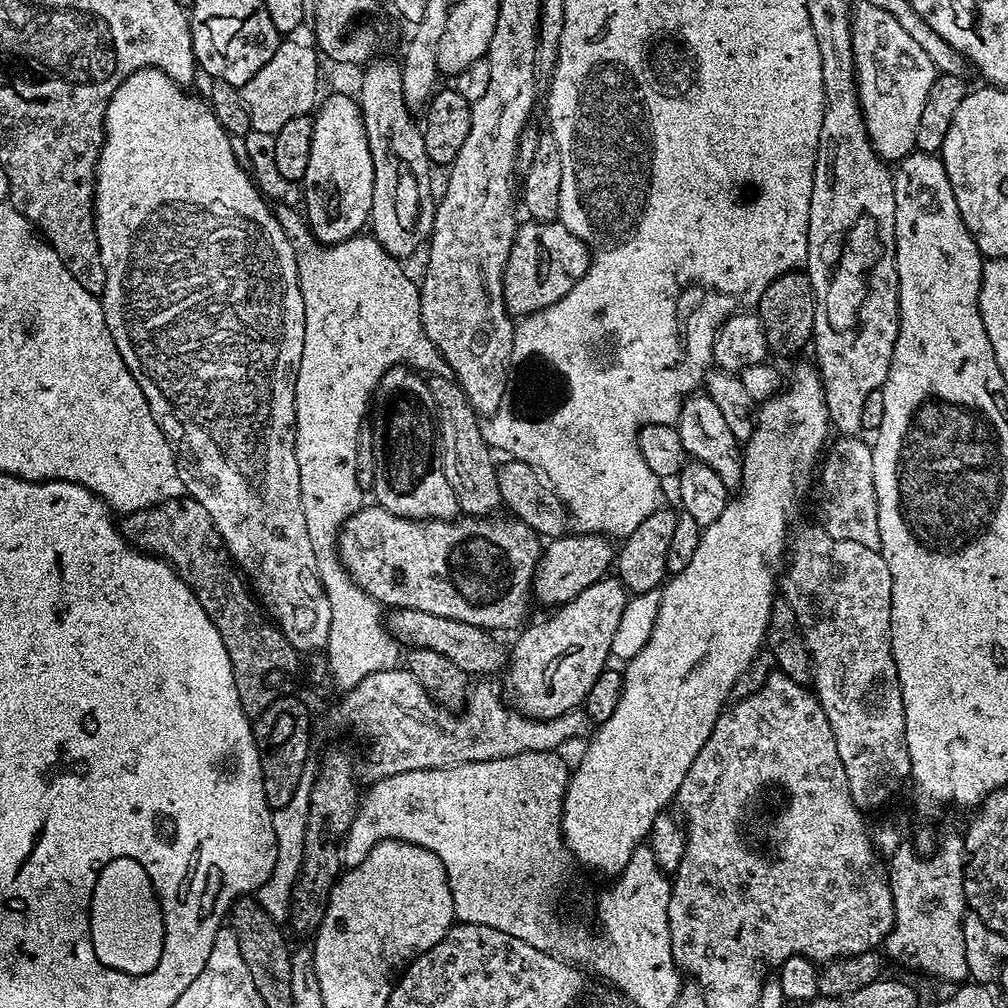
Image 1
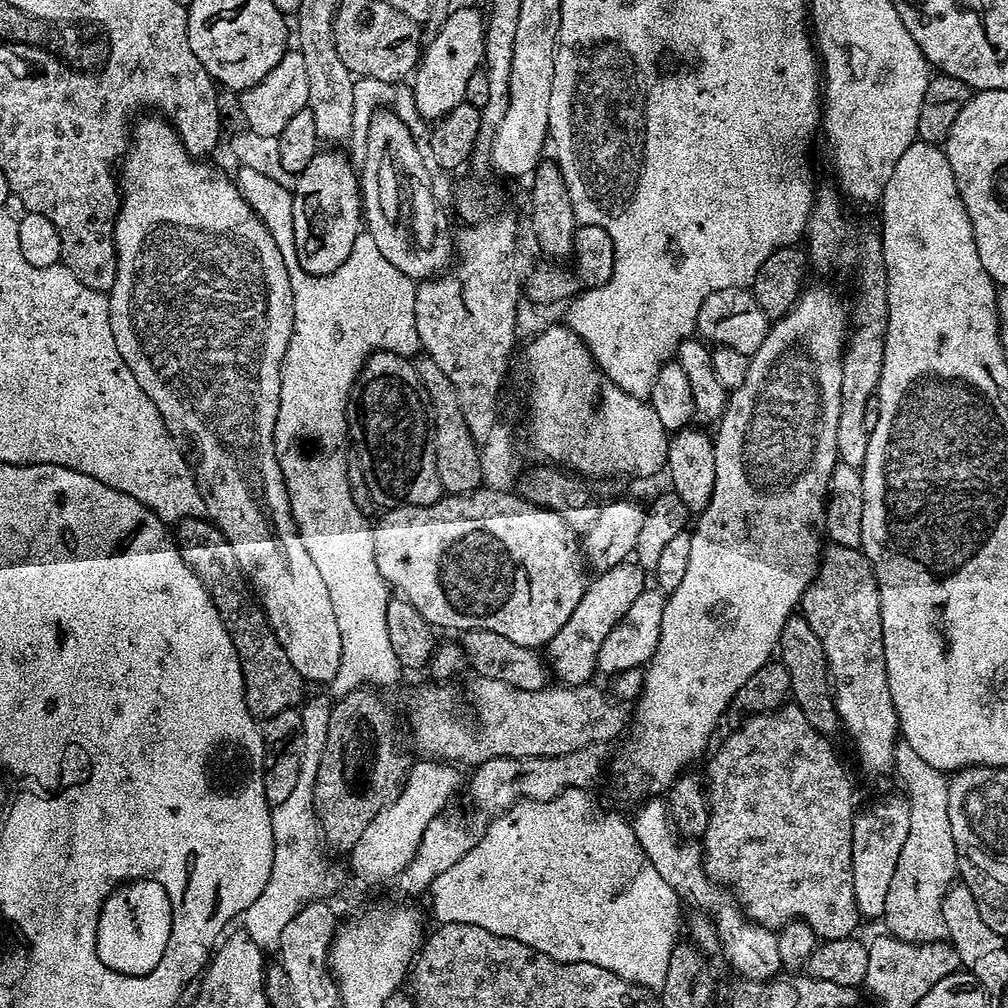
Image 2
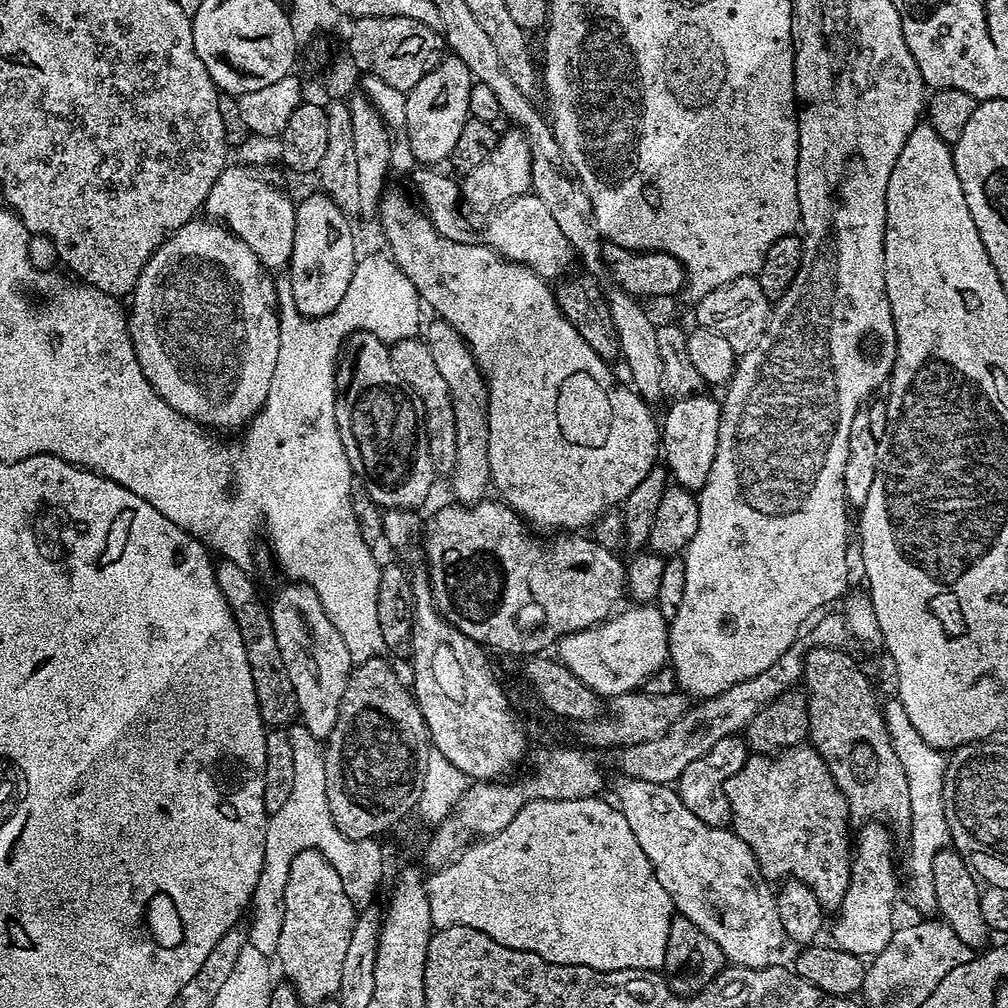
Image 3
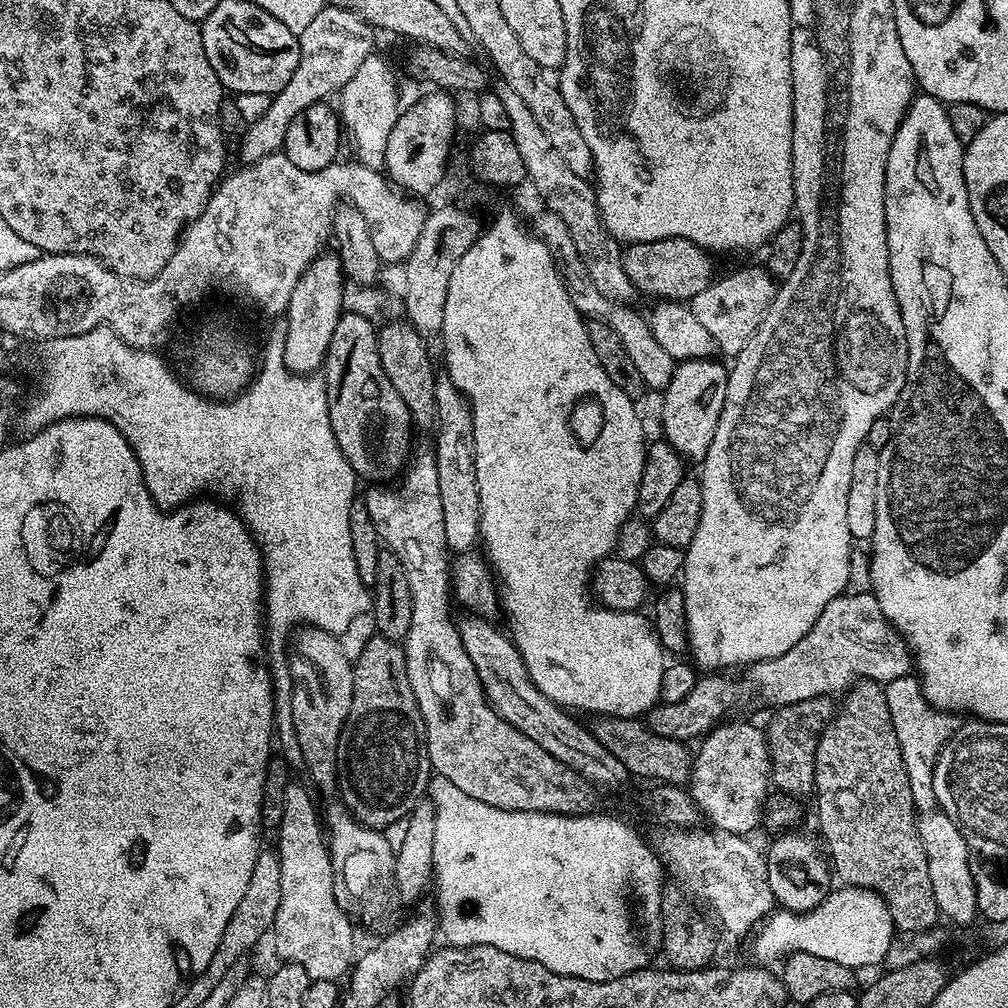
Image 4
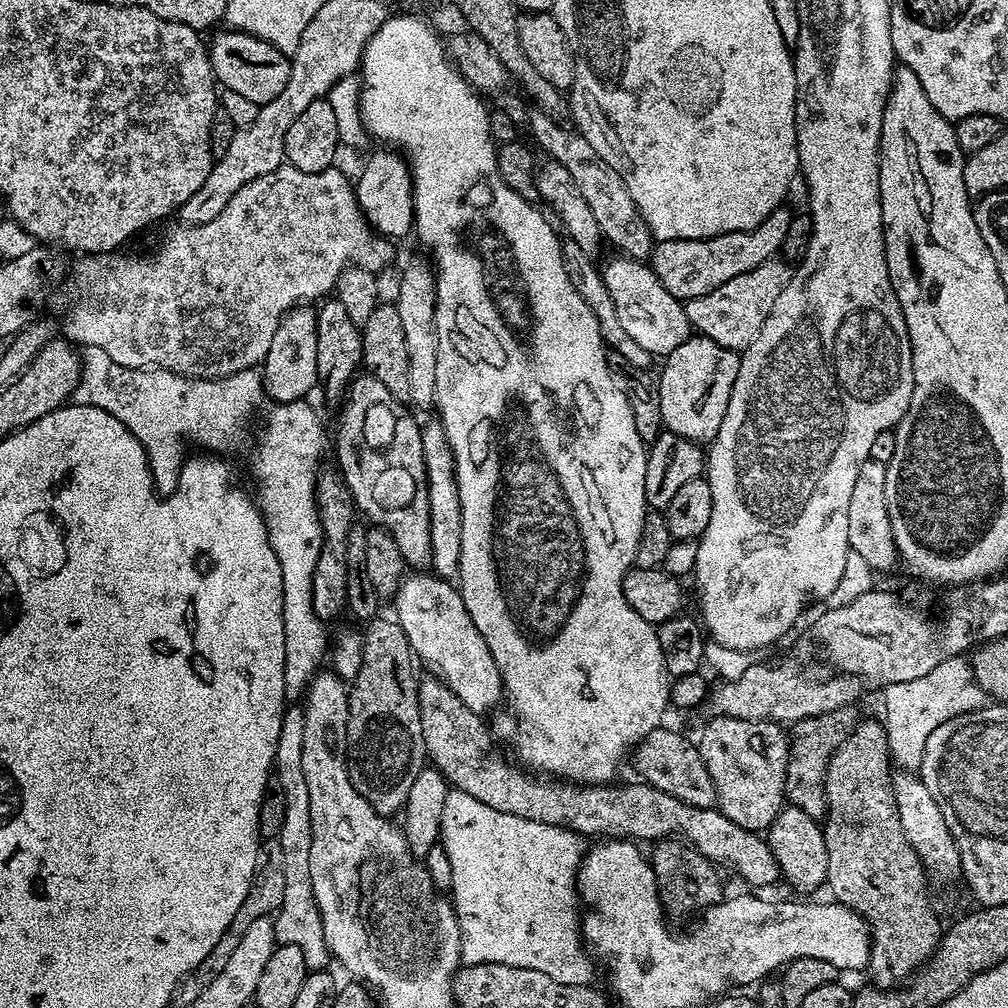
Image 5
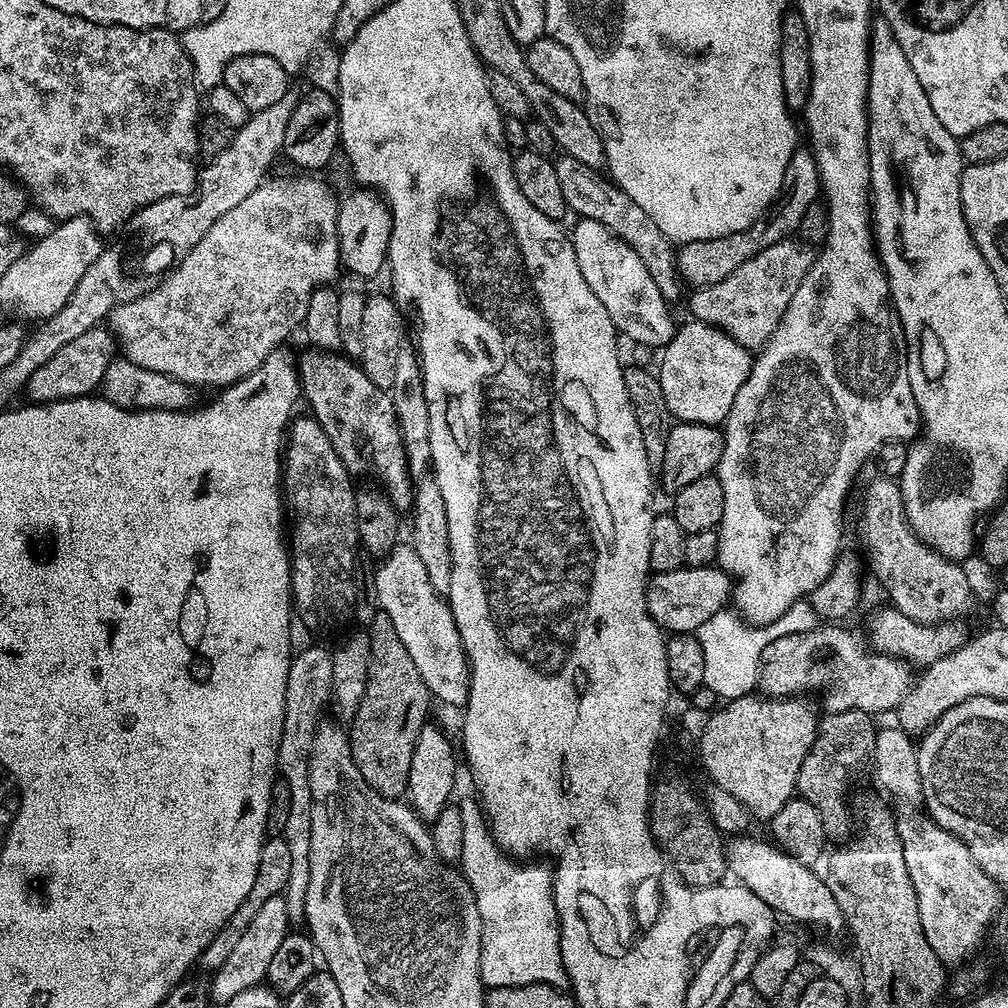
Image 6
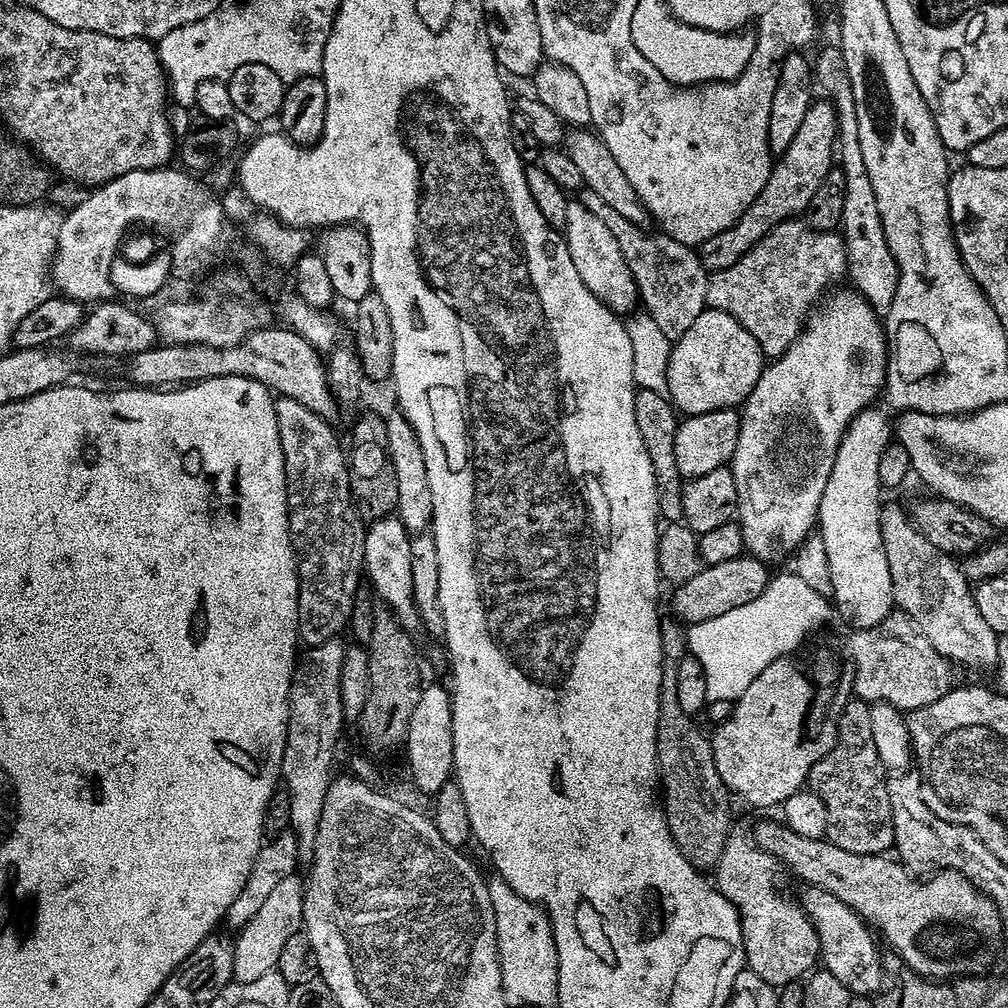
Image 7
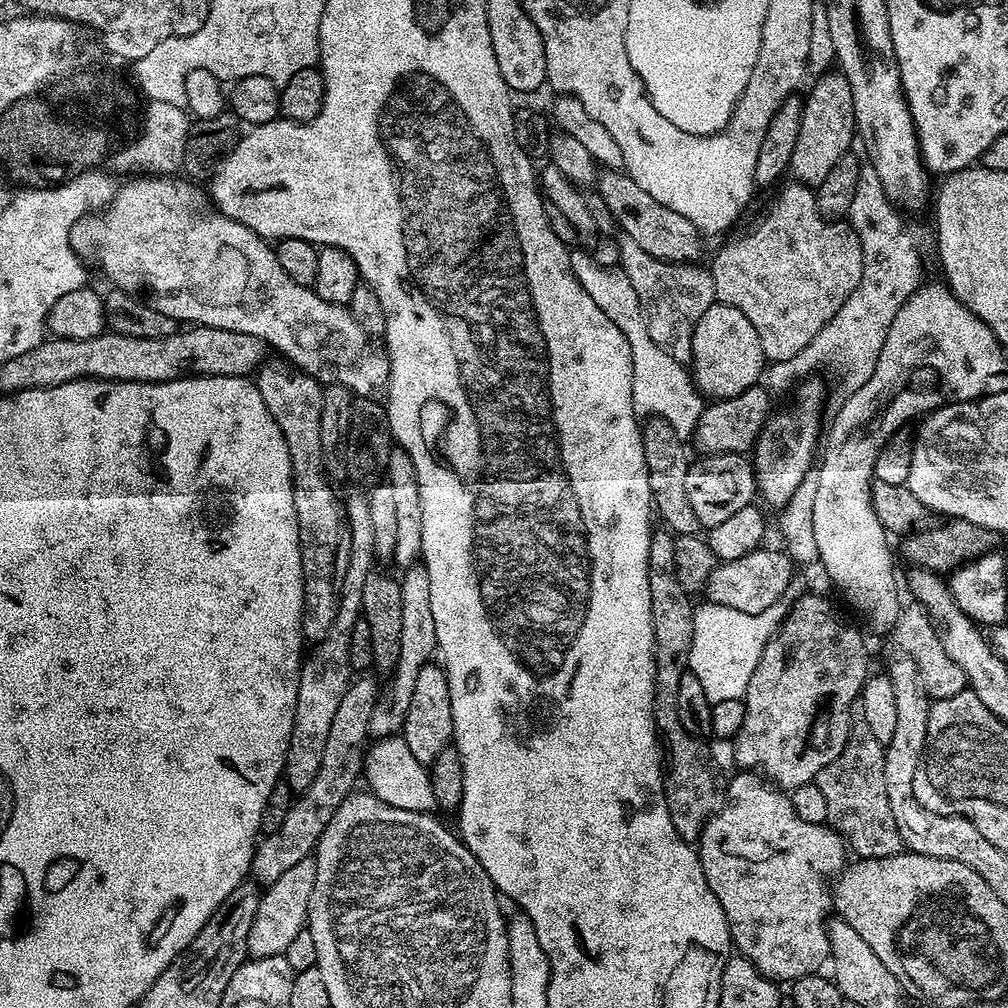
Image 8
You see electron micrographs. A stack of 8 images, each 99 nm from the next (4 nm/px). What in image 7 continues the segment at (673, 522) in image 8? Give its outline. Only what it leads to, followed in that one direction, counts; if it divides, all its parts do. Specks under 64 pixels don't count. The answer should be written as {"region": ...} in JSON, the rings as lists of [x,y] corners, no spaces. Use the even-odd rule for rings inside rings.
{"region":[[[642,388],[637,391],[634,398],[634,422],[638,422],[638,434],[642,434],[642,442],[646,446],[646,454],[654,470],[656,501],[660,507],[660,516],[668,522],[683,521],[682,494],[685,481],[680,475],[674,455],[674,434],[678,425],[677,409],[664,392]]]}

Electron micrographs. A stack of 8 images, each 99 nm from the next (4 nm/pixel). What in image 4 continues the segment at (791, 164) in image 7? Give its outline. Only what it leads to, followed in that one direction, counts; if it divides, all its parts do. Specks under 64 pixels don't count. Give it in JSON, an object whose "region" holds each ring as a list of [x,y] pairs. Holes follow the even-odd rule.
{"region":[[[662,238],[654,242],[628,244],[623,254],[622,266],[626,266],[626,275],[637,293],[656,296],[652,298],[660,302],[691,302],[694,294],[702,294],[702,290],[706,290],[717,275],[713,253],[686,238]]]}

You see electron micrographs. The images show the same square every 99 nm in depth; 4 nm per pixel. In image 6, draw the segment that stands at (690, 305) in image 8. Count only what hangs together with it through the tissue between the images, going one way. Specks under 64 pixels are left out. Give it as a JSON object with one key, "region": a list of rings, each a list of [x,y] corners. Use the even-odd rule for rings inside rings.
{"region":[[[561,155],[559,159],[555,161],[556,173],[569,209],[573,213],[577,212],[577,217],[602,222],[602,226],[606,226],[615,236],[622,238],[622,242],[626,242],[626,246],[630,246],[630,250],[634,250],[634,254],[642,258],[646,270],[650,270],[650,278],[654,278],[654,283],[658,290],[662,290],[665,299],[675,302],[680,296],[682,281],[676,271],[677,249],[673,241],[668,240],[666,234],[662,234],[662,230],[654,226],[650,214],[646,214],[646,210],[642,210],[642,206],[638,206],[638,202],[634,202],[634,198],[627,196],[611,179],[605,178],[595,168],[582,166],[578,158]]]}

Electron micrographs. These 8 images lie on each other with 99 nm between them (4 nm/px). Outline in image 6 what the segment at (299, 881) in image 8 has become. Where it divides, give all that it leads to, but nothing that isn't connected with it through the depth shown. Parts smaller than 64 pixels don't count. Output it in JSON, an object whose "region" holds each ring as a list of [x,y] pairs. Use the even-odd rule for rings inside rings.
{"region":[[[283,895],[269,898],[262,905],[262,910],[254,914],[254,922],[246,926],[246,934],[242,934],[240,941],[234,945],[230,958],[226,958],[226,962],[222,962],[222,966],[211,977],[211,999],[215,1003],[217,1000],[217,1005],[223,1006],[230,1002],[230,998],[238,998],[238,994],[263,985],[270,970],[270,961],[274,959],[274,953],[278,950],[282,938],[286,938],[289,931],[290,921]]]}

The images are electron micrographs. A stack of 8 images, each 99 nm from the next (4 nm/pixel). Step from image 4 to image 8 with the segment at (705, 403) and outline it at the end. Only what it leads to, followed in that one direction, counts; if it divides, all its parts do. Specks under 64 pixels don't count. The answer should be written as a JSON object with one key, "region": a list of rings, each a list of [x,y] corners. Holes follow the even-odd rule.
{"region":[[[716,301],[699,318],[691,340],[693,383],[708,398],[728,399],[757,385],[766,370],[761,338],[742,310]]]}

